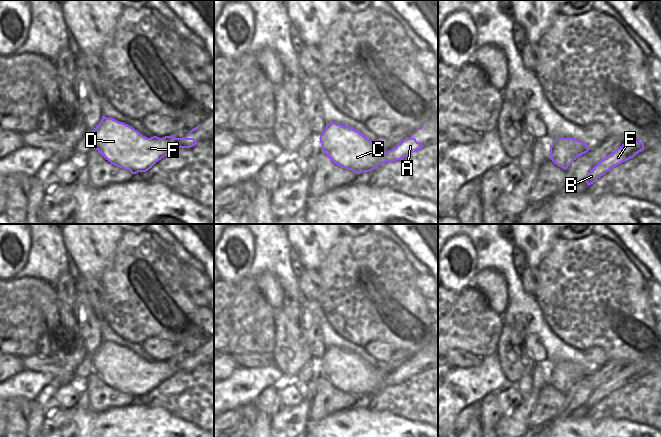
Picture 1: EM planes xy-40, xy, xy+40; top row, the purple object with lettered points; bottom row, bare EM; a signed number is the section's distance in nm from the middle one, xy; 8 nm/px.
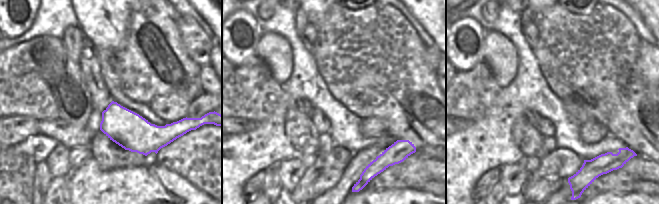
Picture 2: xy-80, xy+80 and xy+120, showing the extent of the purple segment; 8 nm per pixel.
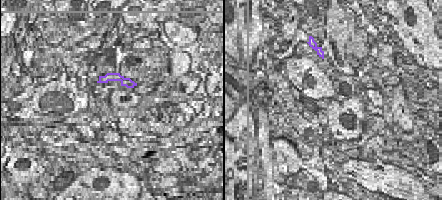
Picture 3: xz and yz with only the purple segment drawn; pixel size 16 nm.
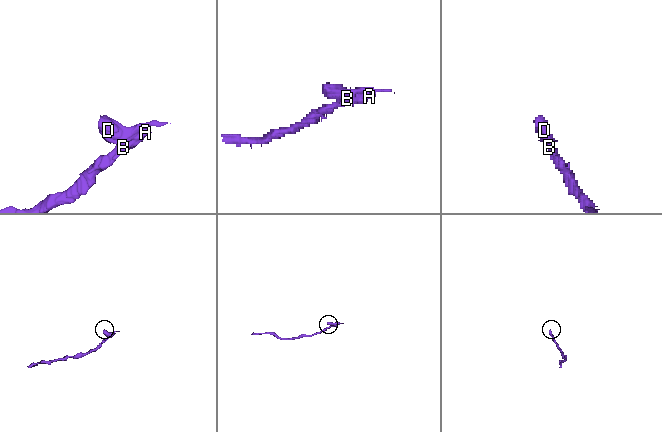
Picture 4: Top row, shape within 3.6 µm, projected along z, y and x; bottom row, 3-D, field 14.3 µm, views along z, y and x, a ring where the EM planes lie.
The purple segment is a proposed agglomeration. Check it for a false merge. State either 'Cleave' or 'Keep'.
Cleave

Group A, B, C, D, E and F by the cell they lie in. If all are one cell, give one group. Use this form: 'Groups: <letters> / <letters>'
Groups: A B E / C D F

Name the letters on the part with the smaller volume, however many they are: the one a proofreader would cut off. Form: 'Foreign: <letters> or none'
Foreign: C, D, F

